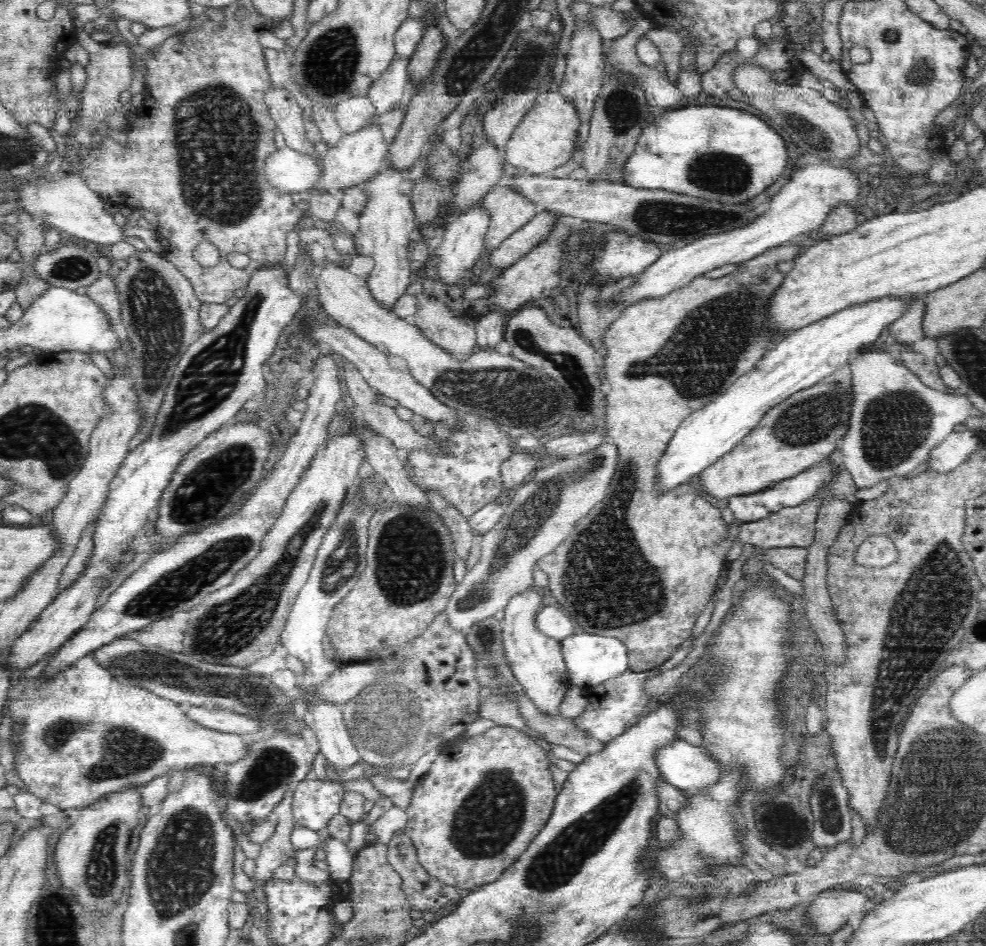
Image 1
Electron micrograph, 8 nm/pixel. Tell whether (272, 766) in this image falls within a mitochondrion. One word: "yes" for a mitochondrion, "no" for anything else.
yes

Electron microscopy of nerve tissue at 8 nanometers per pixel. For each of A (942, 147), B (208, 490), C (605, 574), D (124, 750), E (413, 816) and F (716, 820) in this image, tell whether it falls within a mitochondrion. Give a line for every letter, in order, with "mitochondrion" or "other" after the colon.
A: other
B: mitochondrion
C: mitochondrion
D: mitochondrion
E: other
F: other

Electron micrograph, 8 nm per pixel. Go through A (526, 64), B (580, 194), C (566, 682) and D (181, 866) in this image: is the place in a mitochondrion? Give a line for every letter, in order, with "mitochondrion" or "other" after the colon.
A: mitochondrion
B: other
C: other
D: mitochondrion

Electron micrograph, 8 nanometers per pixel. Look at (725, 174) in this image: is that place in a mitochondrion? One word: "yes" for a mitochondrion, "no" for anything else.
yes

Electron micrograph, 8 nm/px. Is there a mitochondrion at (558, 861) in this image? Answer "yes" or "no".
yes

